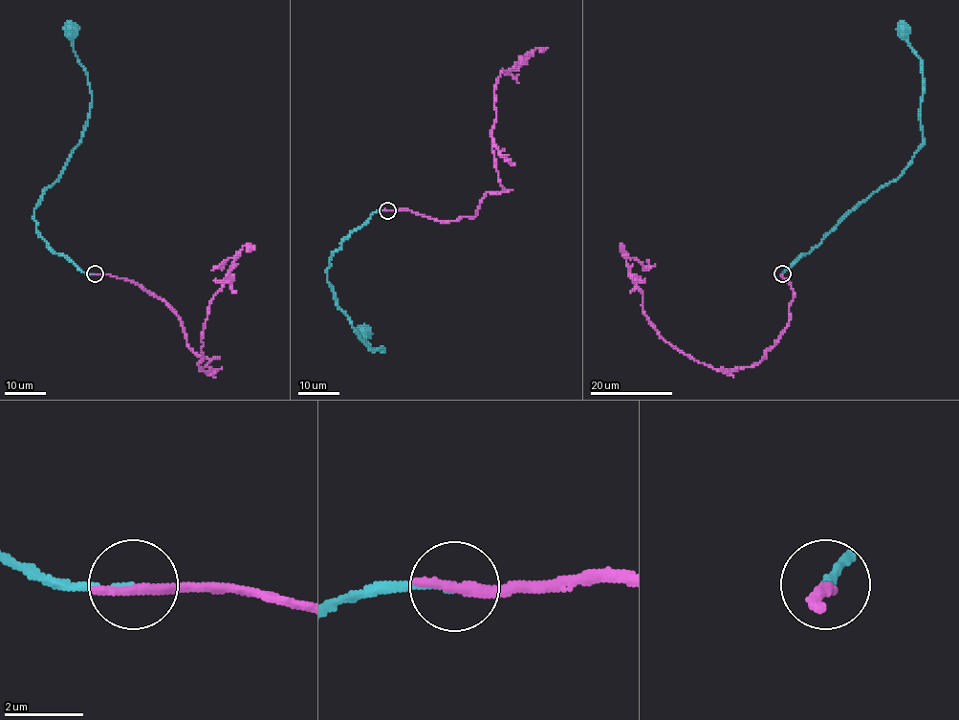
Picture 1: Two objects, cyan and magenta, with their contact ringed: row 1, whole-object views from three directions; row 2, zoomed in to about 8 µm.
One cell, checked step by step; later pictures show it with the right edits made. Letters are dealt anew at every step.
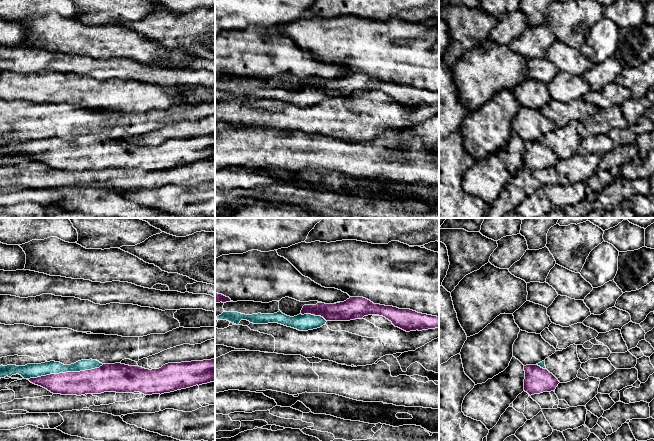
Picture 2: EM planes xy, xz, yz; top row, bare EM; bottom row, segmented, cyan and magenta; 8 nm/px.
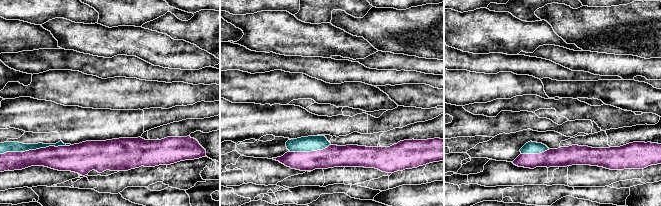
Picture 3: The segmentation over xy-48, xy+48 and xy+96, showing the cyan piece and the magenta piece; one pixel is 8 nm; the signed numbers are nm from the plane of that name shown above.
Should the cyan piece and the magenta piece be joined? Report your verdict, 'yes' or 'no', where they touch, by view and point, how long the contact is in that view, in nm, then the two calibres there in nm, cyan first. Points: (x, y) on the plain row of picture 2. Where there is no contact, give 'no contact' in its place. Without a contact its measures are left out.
yes | xy (65, 148) | 650 nm | 110/200 nm

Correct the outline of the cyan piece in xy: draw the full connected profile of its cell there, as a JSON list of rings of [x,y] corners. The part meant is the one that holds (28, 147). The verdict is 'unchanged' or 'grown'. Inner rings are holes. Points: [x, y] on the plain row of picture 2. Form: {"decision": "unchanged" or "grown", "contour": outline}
{"decision": "grown", "contour": [[[215,135],[168,139],[159,145],[145,145],[139,142],[129,142],[121,139],[102,140],[97,136],[81,136],[71,141],[50,137],[41,140],[27,140],[25,142],[0,142],[0,155],[9,155],[19,150],[31,159],[41,162],[53,170],[85,171],[101,170],[104,168],[134,169],[144,171],[164,170],[196,161],[215,158]]]}

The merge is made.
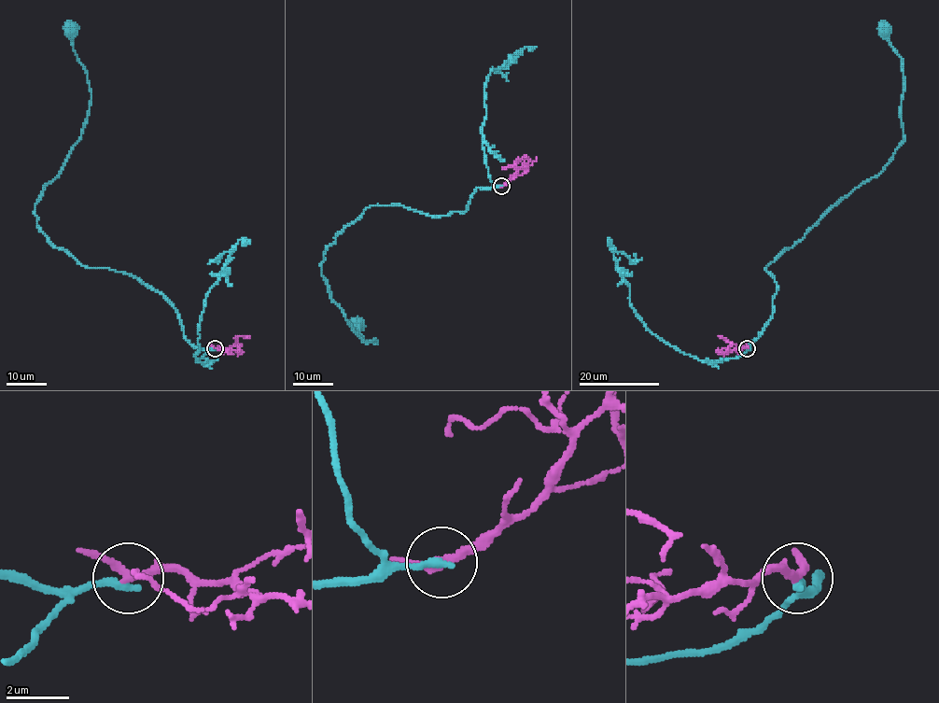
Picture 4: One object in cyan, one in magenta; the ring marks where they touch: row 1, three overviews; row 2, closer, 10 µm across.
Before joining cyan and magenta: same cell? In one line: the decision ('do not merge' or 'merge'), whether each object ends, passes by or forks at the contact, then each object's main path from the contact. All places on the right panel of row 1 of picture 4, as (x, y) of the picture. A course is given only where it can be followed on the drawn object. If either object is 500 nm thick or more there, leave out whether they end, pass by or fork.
do not merge | cyan ends | magenta passes by | cyan via (747, 348), (772, 316), (777, 289), (766, 266), (881, 172), (904, 138), (903, 60), (883, 29) | magenta via (747, 348), (738, 348), (719, 336)

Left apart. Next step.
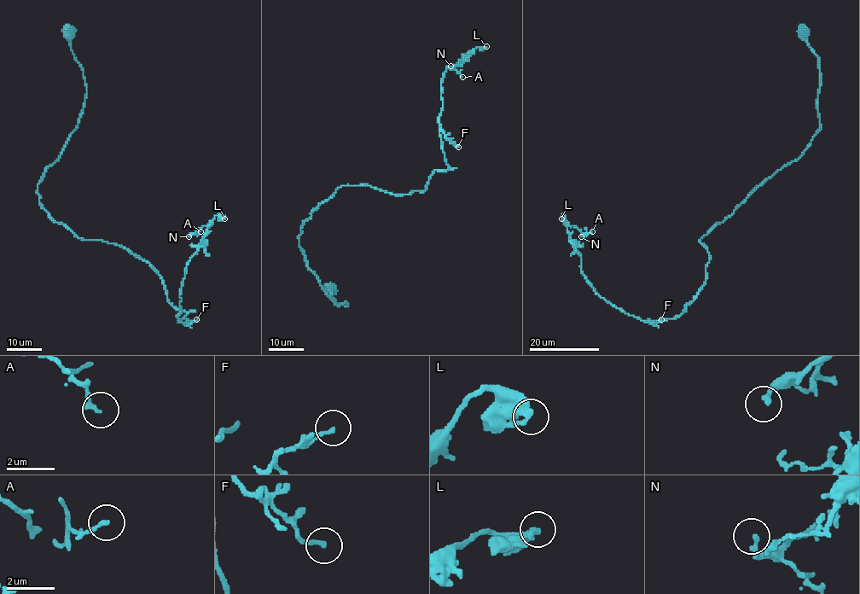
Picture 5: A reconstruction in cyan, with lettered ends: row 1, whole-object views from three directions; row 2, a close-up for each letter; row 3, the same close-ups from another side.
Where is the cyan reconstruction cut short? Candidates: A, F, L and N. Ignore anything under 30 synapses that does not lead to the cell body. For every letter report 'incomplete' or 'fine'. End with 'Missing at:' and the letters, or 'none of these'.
A: fine
F: fine
L: fine
N: fine
Missing at: none of these

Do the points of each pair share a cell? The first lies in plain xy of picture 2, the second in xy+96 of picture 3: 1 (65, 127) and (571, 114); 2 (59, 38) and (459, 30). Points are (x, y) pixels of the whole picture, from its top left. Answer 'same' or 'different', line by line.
1: different
2: same

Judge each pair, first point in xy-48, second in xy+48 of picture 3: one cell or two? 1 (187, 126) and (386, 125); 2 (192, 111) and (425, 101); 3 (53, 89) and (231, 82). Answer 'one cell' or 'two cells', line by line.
1: two cells
2: two cells
3: one cell

